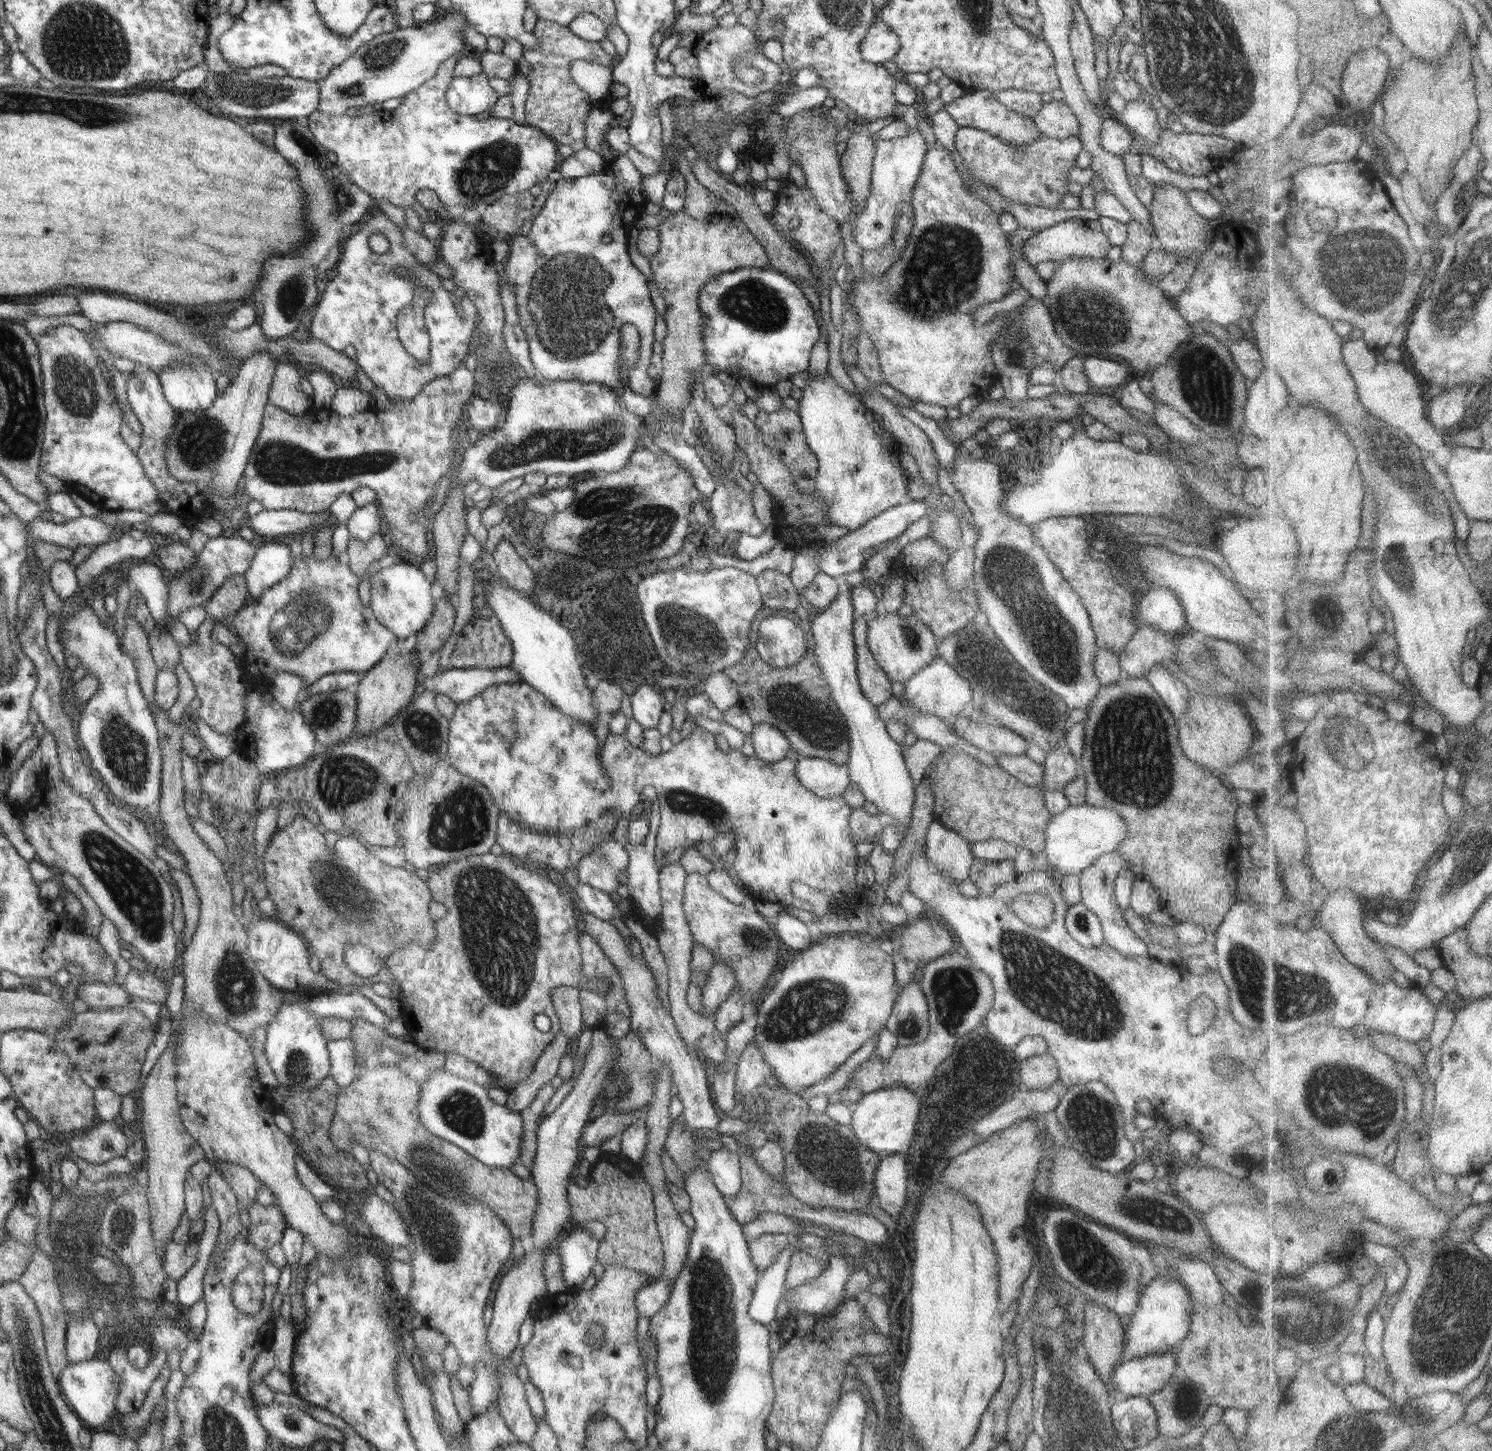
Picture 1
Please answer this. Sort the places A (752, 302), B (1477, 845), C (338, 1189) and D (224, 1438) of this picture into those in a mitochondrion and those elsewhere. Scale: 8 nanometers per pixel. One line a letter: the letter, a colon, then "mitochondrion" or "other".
A: mitochondrion
B: mitochondrion
C: other
D: mitochondrion

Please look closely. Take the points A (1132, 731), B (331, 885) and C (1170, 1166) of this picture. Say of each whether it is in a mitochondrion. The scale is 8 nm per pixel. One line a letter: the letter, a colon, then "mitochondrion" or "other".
A: mitochondrion
B: mitochondrion
C: other

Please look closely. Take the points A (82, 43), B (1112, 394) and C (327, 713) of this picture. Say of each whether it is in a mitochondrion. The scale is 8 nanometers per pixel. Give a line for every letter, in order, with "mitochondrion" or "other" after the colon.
A: mitochondrion
B: other
C: mitochondrion

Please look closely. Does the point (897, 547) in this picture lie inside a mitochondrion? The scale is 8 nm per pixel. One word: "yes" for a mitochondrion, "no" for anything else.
no

